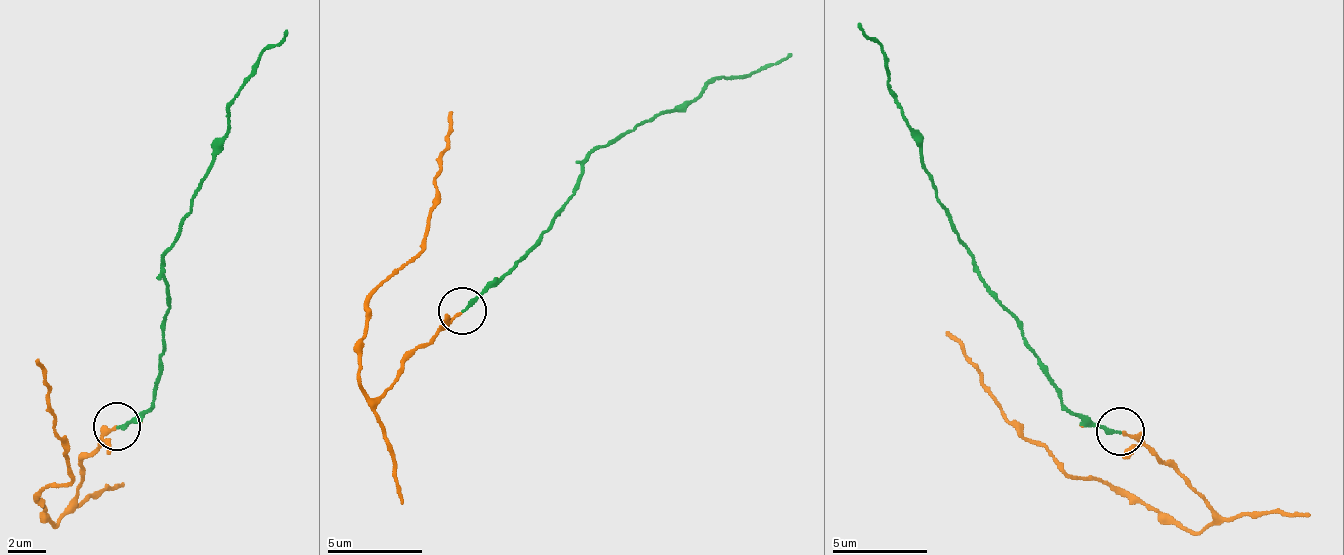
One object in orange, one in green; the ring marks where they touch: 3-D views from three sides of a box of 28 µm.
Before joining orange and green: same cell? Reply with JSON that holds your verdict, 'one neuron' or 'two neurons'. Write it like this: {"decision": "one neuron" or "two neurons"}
{"decision": "one neuron"}

